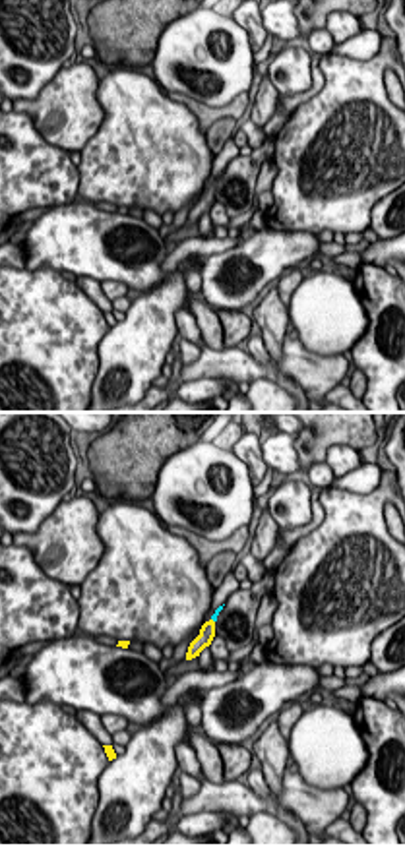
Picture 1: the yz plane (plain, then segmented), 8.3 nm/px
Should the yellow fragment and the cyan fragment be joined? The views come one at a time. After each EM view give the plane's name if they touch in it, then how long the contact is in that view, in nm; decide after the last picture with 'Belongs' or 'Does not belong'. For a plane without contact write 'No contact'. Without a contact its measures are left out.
No contact

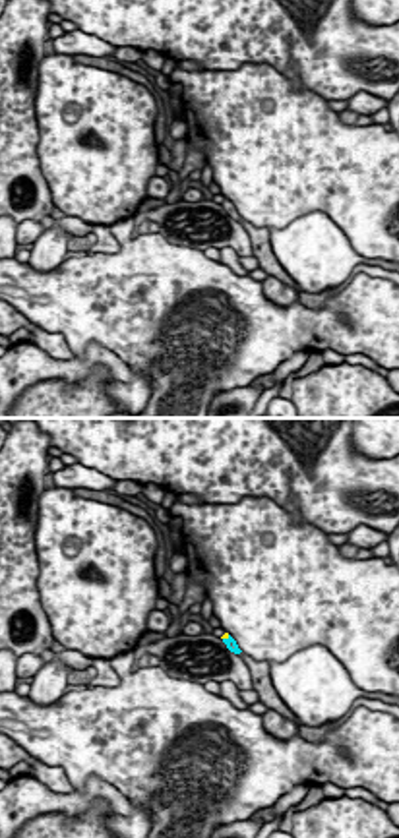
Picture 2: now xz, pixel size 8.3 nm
Touches yellow in xz. Shared border 70 nm

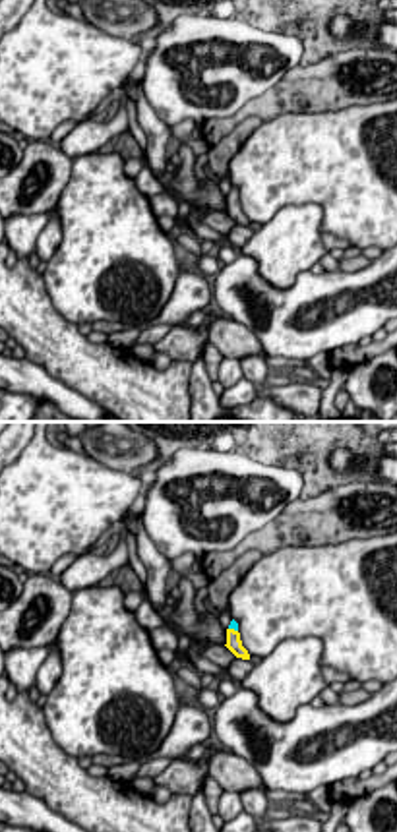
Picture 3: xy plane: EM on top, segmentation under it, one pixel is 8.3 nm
Touches yellow in xy. Shared border 90 nm

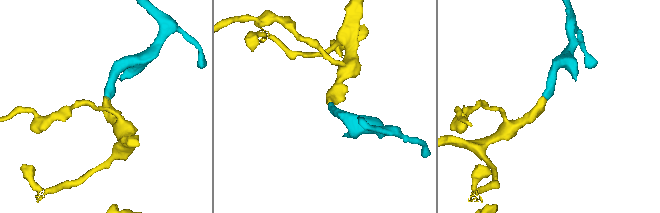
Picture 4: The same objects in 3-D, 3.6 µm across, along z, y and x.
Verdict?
Belongs

